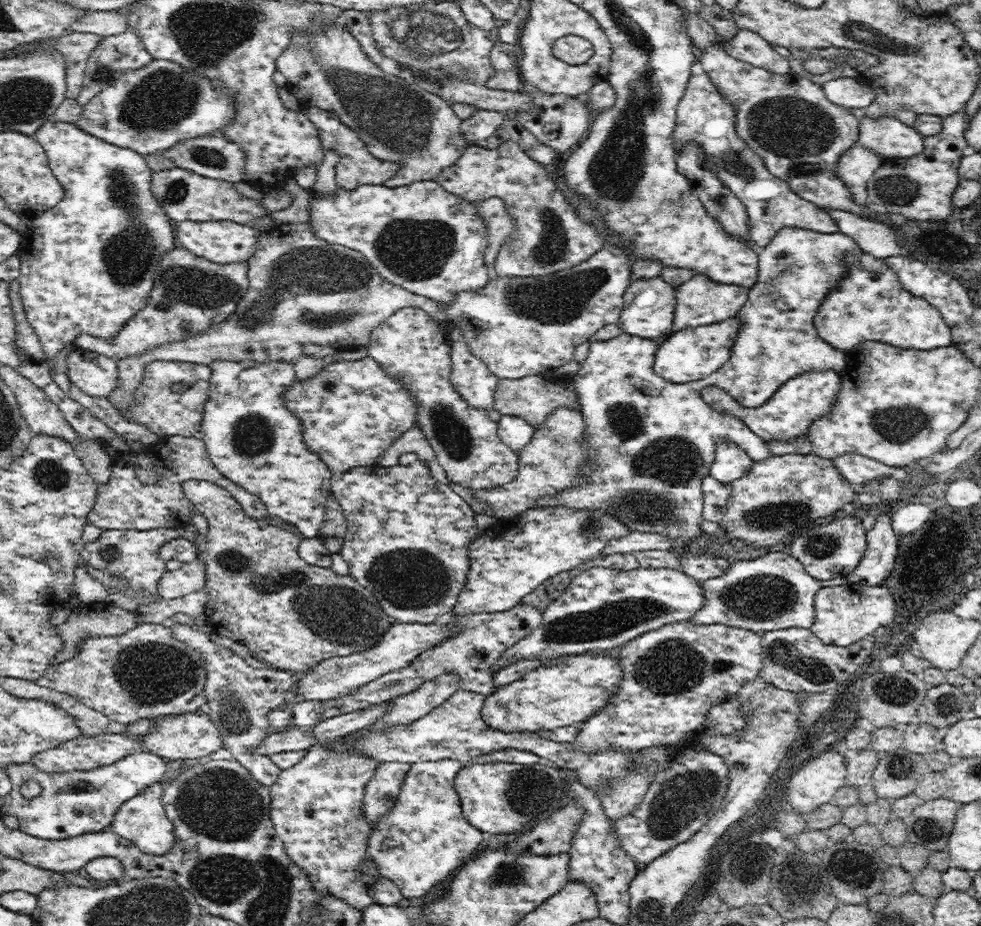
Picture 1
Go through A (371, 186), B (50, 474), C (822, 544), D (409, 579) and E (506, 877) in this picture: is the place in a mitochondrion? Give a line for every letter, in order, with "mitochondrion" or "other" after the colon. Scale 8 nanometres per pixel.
A: other
B: mitochondrion
C: mitochondrion
D: mitochondrion
E: mitochondrion

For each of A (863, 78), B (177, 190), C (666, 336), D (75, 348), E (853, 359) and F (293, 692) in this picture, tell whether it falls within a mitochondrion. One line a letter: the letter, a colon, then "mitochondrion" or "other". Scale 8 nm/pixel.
A: other
B: mitochondrion
C: other
D: other
E: other
F: other

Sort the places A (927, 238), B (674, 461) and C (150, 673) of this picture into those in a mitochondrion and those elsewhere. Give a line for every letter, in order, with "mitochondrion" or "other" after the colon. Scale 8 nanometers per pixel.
A: other
B: mitochondrion
C: mitochondrion

